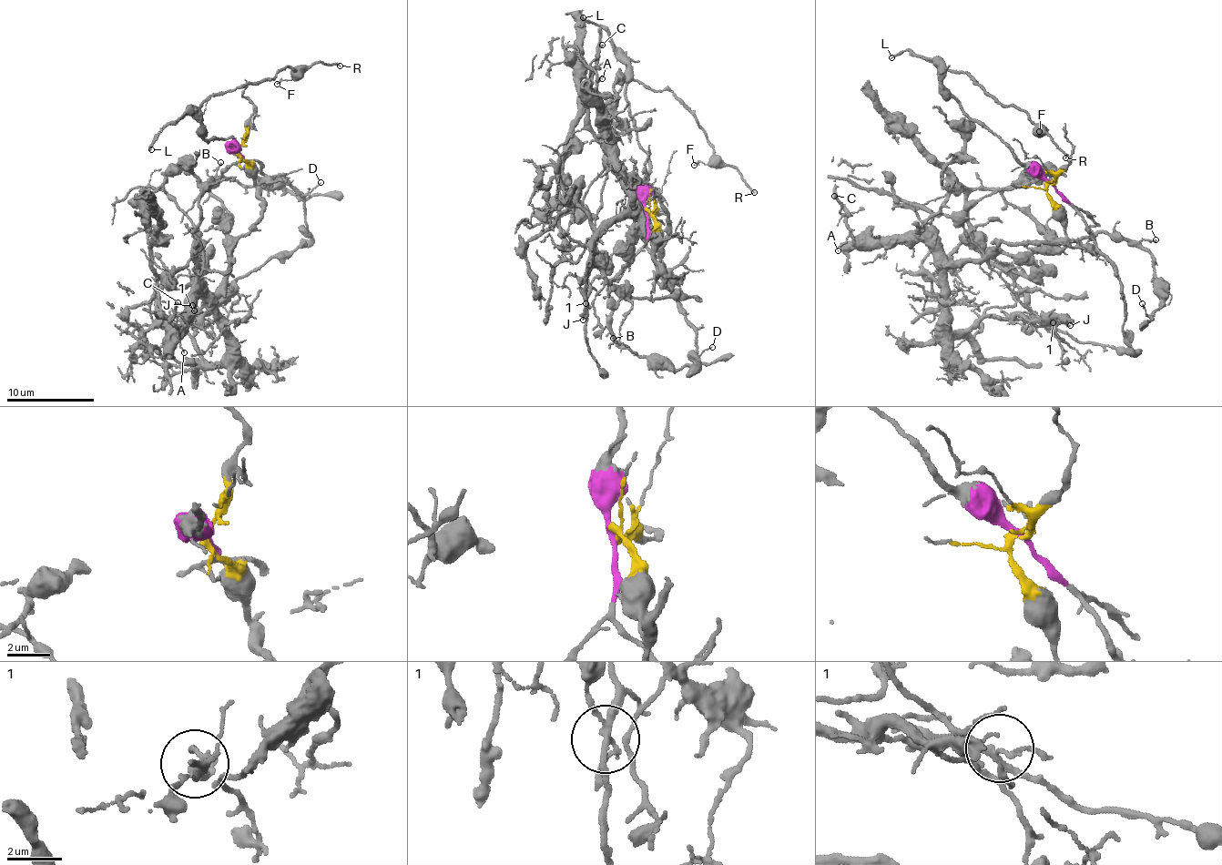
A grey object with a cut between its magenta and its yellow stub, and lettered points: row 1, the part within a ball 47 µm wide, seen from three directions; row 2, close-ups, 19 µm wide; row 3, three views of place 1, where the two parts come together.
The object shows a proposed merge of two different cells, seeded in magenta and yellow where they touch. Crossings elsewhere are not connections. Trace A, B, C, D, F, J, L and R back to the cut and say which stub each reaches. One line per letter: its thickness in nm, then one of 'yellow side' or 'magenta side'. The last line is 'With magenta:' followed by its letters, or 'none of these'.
A: calibre 90 nm; yellow side
B: calibre 90 nm; yellow side
C: calibre 130 nm; yellow side
D: calibre 90 nm; yellow side
F: calibre 120 nm; magenta side
J: calibre 190 nm; yellow side
L: calibre 190 nm; magenta side
R: calibre 170 nm; magenta side
With magenta: F, L, R

